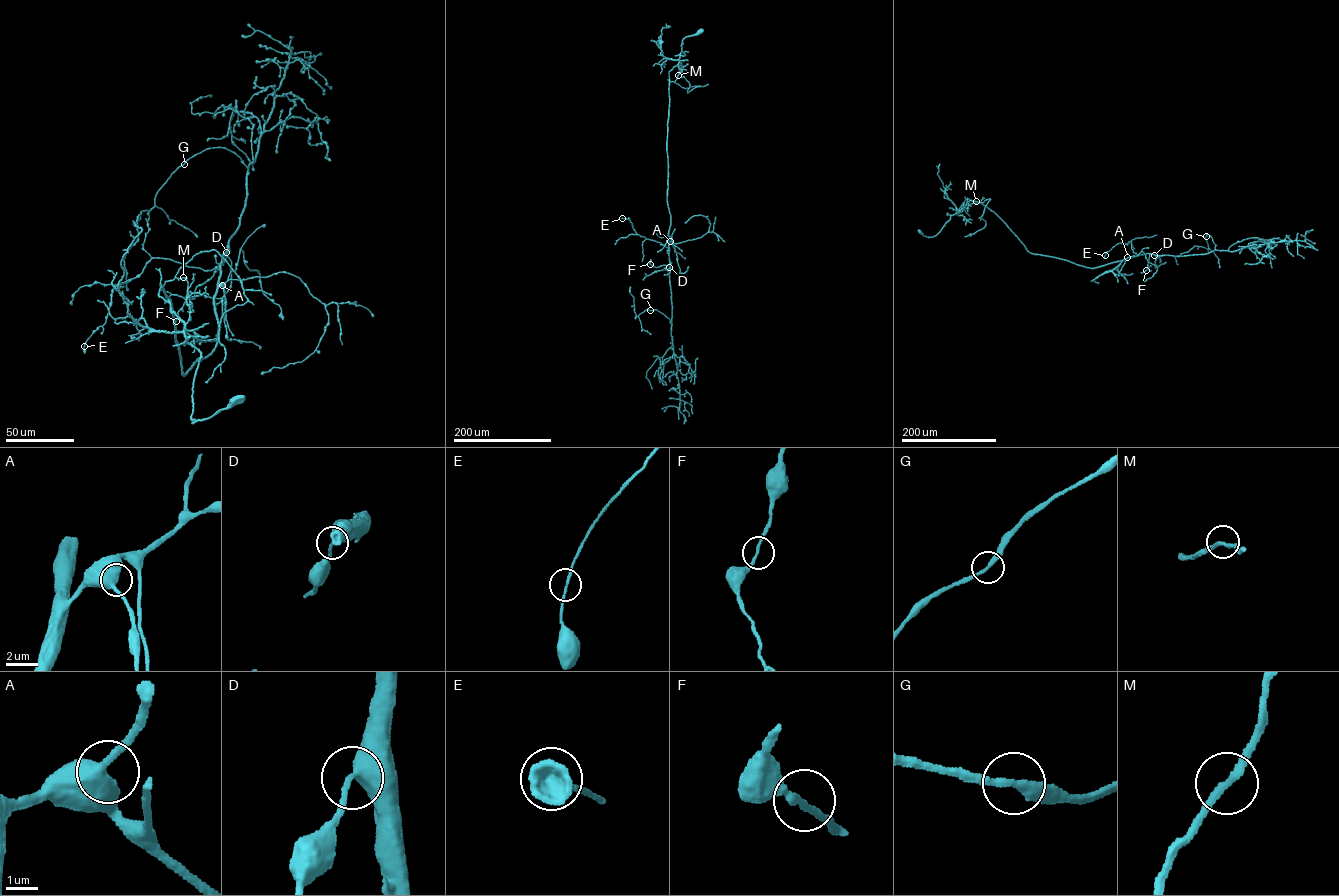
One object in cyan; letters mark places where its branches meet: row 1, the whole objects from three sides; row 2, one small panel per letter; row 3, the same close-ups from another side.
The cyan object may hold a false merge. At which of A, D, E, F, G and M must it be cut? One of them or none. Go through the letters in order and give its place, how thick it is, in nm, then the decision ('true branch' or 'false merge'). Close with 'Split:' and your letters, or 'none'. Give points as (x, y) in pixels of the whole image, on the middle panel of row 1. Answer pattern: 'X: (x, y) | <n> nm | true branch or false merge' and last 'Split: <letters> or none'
A: (670, 241) | 500 nm | true branch
D: (669, 267) | 400 nm | true branch
E: (622, 218) | 140 nm | true branch
F: (650, 264) | 190 nm | true branch
G: (650, 310) | 260 nm | true branch
M: (678, 75) | 240 nm | true branch
Split: none

